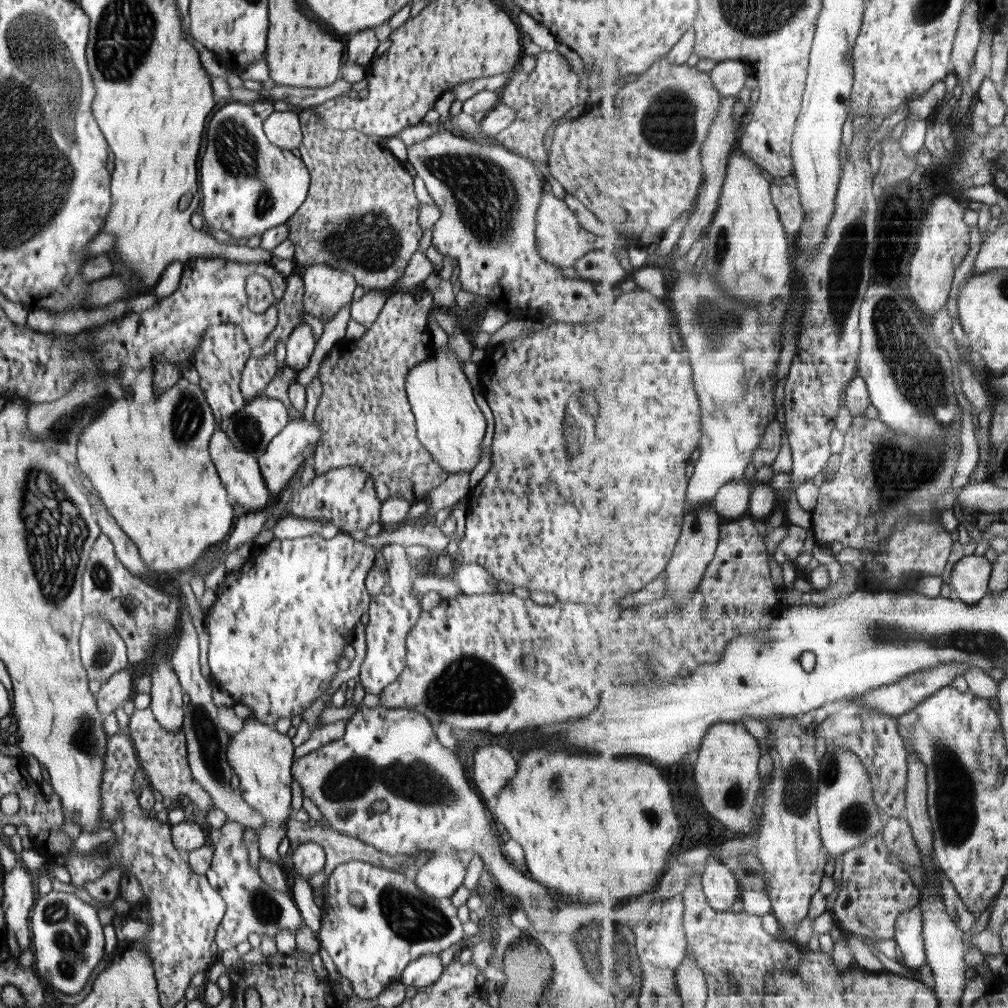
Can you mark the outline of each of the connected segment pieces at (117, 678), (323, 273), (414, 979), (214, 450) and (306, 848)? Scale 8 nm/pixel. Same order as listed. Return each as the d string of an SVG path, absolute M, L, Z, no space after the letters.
M126 668L116 672L116 674L102 683L102 687L98 692L94 693L98 712L105 716L114 712L120 704L122 705L129 700L130 694L134 690L132 677Z
M314 263L305 267L301 277L304 310L323 323L332 320L342 306L352 304L353 292L358 284L350 273L326 263Z
M424 954L408 963L402 971L400 981L404 986L414 986L416 989L434 984L442 975L444 967L439 954Z
M222 425L216 428L212 435L210 456L227 493L231 494L238 504L262 511L275 503L275 500L270 496L266 483L264 483L258 460L248 453L236 450Z
M312 841L298 844L294 849L292 856L292 867L286 870L288 881L292 883L294 876L298 874L300 878L308 881L310 876L318 874L323 870L324 862L326 861L326 853L320 844Z

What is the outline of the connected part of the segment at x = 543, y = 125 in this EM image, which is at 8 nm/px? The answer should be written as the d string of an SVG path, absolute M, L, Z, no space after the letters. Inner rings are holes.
M557 50L541 52L537 56L536 66L530 74L526 74L520 67L510 76L510 81L500 89L502 105L512 108L517 113L516 119L506 129L496 133L495 142L508 148L532 162L546 162L547 153L544 147L546 130L553 122L564 118L572 108L585 109L589 94L588 89L582 88L581 80L585 77L582 71L569 66L568 60L561 56Z

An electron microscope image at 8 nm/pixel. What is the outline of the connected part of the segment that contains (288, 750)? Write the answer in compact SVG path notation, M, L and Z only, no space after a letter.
M254 716L246 719L240 732L231 735L226 758L240 781L243 800L264 818L264 825L256 830L259 836L259 851L262 857L282 865L278 845L286 838L286 824L292 811L291 768L295 746L291 738L281 734L273 725L264 724Z

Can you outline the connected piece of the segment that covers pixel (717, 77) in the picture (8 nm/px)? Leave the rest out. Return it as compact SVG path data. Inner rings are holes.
M740 60L717 63L717 67L711 73L717 88L725 96L739 96L746 88L748 78L753 75L755 72L750 64Z

